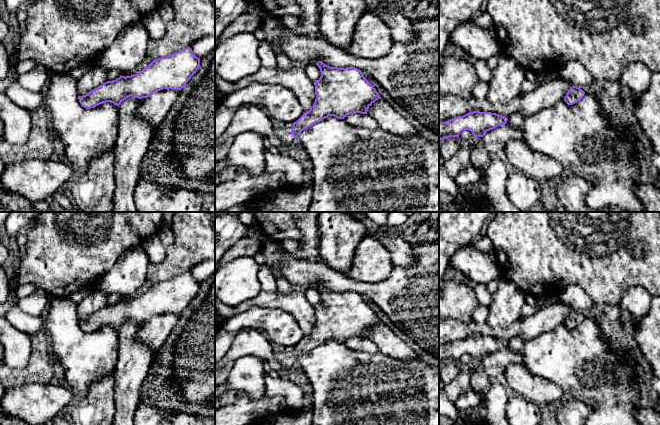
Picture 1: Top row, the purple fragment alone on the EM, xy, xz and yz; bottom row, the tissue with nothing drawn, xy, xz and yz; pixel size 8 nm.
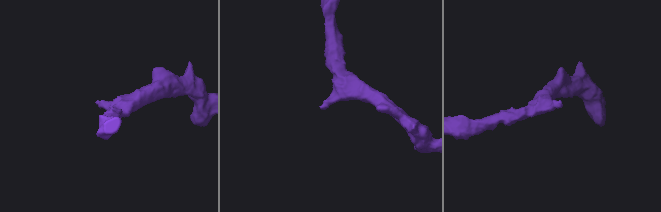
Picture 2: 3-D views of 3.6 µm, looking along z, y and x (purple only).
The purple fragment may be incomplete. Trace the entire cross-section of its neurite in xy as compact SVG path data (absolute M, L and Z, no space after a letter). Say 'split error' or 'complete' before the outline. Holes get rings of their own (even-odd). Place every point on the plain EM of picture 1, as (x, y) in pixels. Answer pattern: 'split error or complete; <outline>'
complete; M187 271L153 284L137 298L107 305L78 323L82 331L91 333L106 326L119 330L130 320L147 322L163 313L181 314L199 291L200 282Z

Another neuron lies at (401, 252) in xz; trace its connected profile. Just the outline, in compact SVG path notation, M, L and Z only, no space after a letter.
M380 233L377 236L388 250L394 266L409 267L415 262L412 242L405 241L393 233Z

